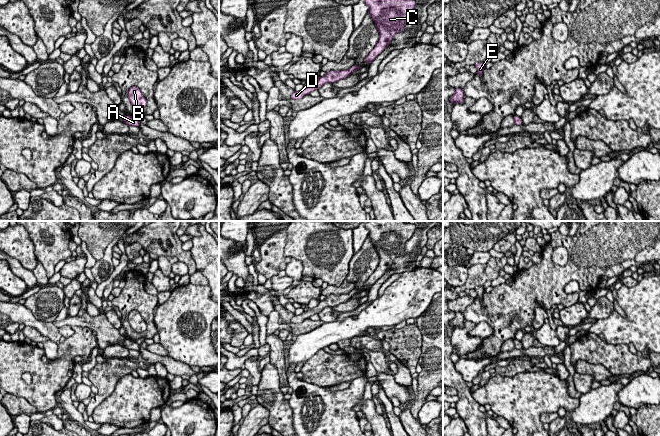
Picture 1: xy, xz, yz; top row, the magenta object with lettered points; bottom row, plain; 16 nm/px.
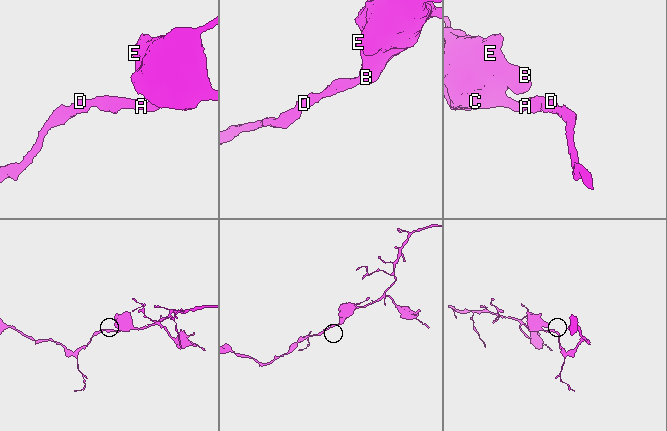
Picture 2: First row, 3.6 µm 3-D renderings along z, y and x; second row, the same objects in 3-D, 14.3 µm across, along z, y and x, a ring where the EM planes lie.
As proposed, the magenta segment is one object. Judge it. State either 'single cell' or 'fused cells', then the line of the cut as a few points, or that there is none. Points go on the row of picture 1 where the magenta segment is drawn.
single cell | no cut

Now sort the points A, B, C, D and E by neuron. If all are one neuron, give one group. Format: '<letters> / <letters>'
A B C D E

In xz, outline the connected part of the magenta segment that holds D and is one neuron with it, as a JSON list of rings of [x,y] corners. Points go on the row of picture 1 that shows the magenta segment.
[[[353,65],[348,70],[343,71],[330,71],[326,73],[323,77],[319,77],[318,81],[312,85],[309,85],[307,87],[304,87],[301,91],[294,91],[294,93],[291,95],[291,99],[299,100],[302,99],[305,95],[310,94],[314,90],[318,90],[320,87],[322,87],[326,83],[334,83],[341,79],[345,79],[349,75],[351,75],[354,71],[361,69],[359,65]]]

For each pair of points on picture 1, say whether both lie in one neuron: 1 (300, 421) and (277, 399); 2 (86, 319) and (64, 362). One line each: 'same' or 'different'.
1: different
2: different

